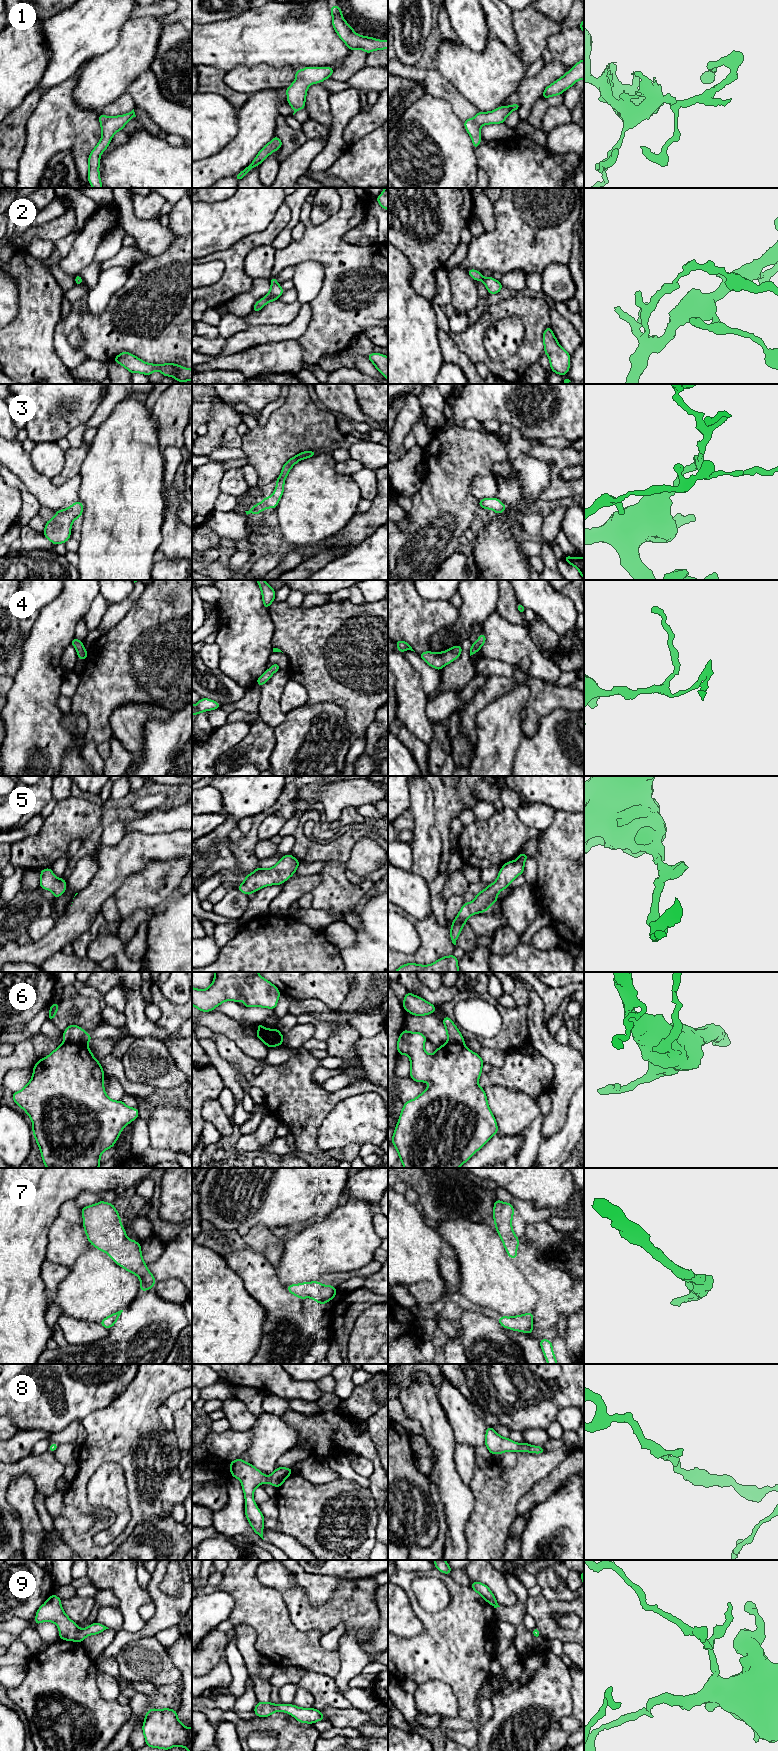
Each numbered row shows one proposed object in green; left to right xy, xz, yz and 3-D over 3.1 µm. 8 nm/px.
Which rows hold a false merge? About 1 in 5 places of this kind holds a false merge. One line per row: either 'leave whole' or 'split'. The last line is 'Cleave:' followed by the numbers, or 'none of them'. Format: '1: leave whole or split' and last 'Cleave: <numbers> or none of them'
1: leave whole
2: leave whole
3: leave whole
4: leave whole
5: leave whole
6: split
7: leave whole
8: leave whole
9: leave whole
Cleave: 6

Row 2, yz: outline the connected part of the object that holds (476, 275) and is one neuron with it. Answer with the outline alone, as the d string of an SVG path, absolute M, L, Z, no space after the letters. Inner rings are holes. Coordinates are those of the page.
M469 269L467 272L473 280L482 281L485 284L489 294L497 294L501 291L503 287L501 282L495 280L493 276L485 279L482 273L475 269Z

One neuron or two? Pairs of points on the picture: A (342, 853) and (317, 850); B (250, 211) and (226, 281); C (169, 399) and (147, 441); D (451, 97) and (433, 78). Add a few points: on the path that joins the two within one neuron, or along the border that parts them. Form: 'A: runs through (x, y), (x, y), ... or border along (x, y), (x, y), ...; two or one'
A: runs through (336, 852), (323, 852); one
B: border along (262, 230), (246, 235), (229, 247), (219, 250); two
C: border along (150, 411), (158, 425), (158, 443), (160, 446); two
D: runs through (447, 92), (438, 83); one

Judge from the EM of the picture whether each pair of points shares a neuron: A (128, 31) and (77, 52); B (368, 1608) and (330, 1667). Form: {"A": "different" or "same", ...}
{"A": "different", "B": "different"}

